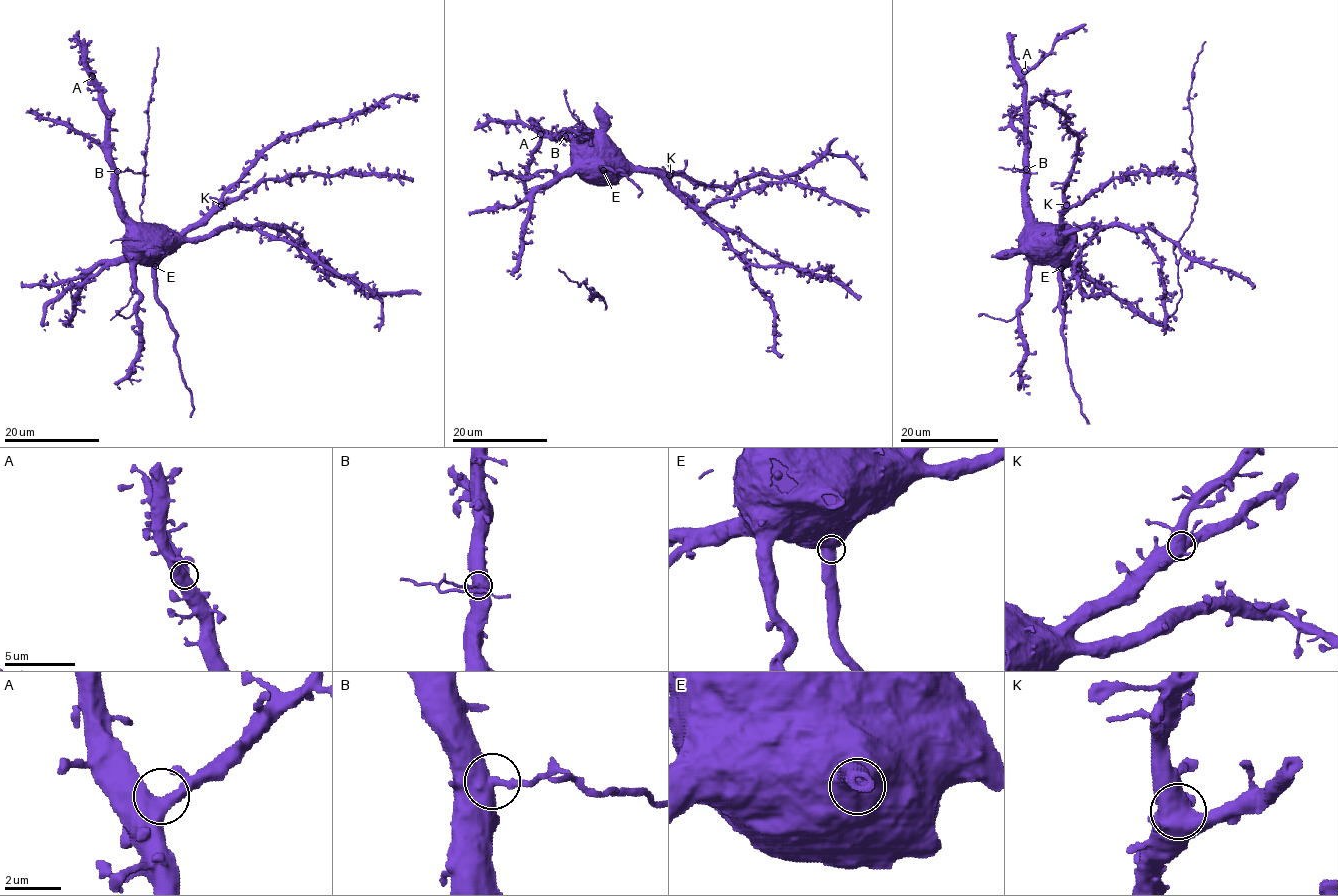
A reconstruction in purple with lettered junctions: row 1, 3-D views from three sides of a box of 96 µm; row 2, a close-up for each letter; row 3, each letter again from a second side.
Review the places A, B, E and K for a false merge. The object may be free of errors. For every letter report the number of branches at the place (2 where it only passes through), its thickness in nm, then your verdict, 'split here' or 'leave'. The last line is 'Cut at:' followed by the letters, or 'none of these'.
A: 2 | 550 nm | leave
B: 2 | 600 nm | split here
E: 2 | 550 nm | leave
K: 2 | 600 nm | leave
Cut at: B

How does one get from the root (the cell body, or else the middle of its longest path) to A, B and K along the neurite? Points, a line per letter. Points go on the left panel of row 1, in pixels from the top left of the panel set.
A: (141, 234), (146, 235), (127, 217), (118, 189), (110, 154), (109, 110), (92, 76)
B: (141, 234), (146, 235), (126, 215), (118, 189), (118, 171)
K: (141, 234), (189, 232), (203, 223), (221, 205)

